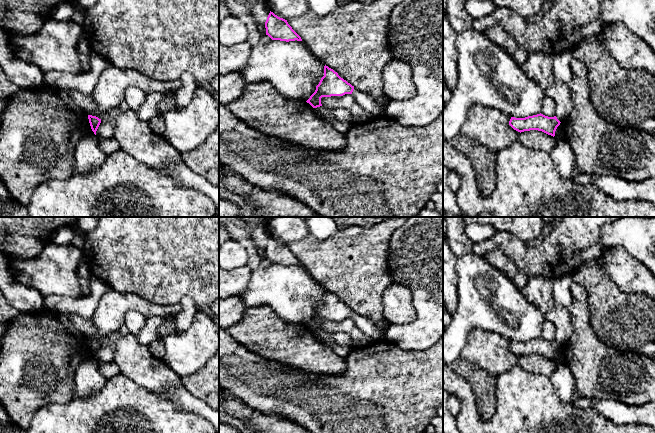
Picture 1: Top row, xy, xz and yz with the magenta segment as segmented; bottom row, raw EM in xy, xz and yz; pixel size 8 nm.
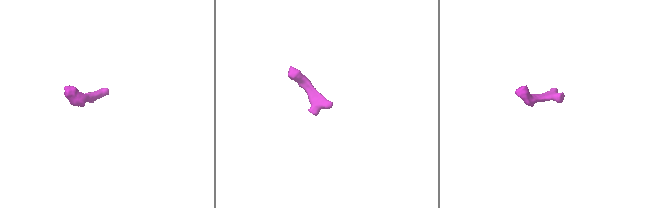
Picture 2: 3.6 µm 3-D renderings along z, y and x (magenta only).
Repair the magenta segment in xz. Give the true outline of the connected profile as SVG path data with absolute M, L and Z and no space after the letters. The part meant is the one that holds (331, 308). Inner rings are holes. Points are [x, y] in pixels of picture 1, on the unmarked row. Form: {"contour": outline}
{"contour": "M324 290L324 300L316 310L315 316L306 325L313 332L322 330L322 321L343 320L352 318L357 327L369 337L380 340L381 333L376 326L366 317L359 315L346 304L341 302L337 296L328 290Z"}

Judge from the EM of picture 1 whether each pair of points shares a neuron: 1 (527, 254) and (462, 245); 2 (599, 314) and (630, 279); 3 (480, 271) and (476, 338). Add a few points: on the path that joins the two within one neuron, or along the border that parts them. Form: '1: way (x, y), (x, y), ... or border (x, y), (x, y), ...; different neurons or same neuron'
1: border (474, 243), (471, 251); different neurons
2: border (605, 272), (620, 289), (644, 294); different neurons
3: border (500, 335), (472, 328), (467, 333), (463, 348); different neurons

